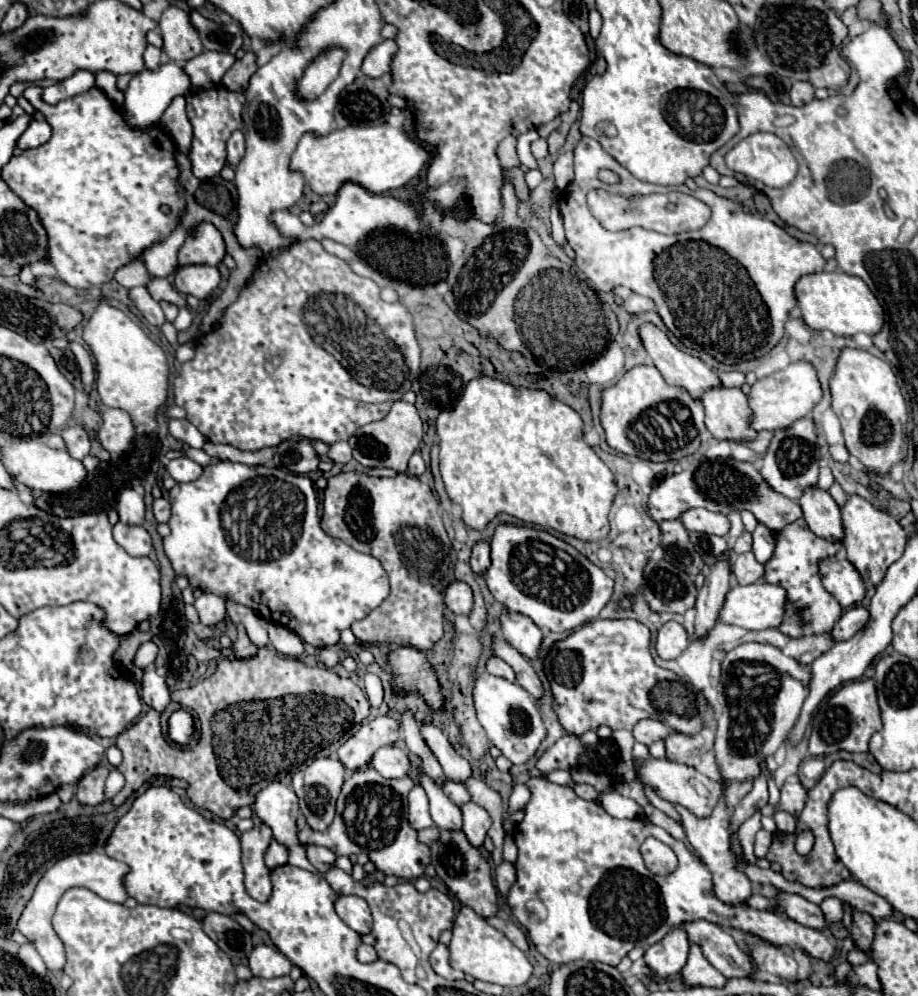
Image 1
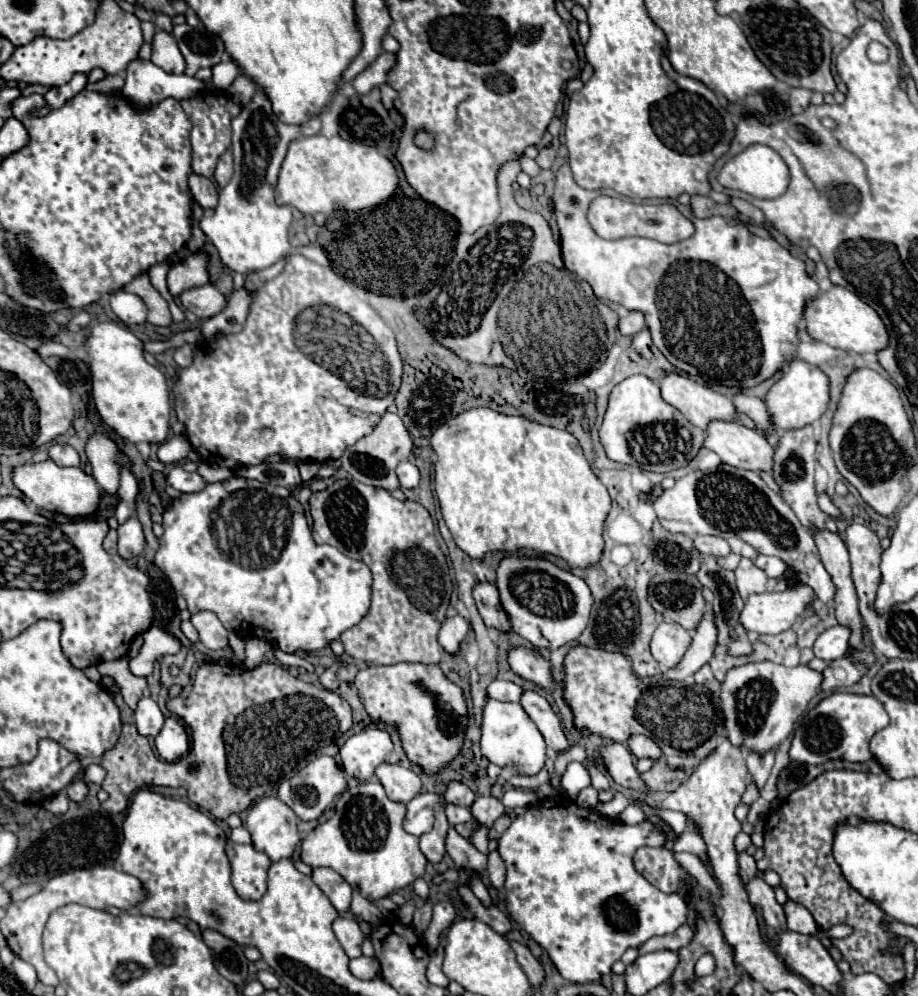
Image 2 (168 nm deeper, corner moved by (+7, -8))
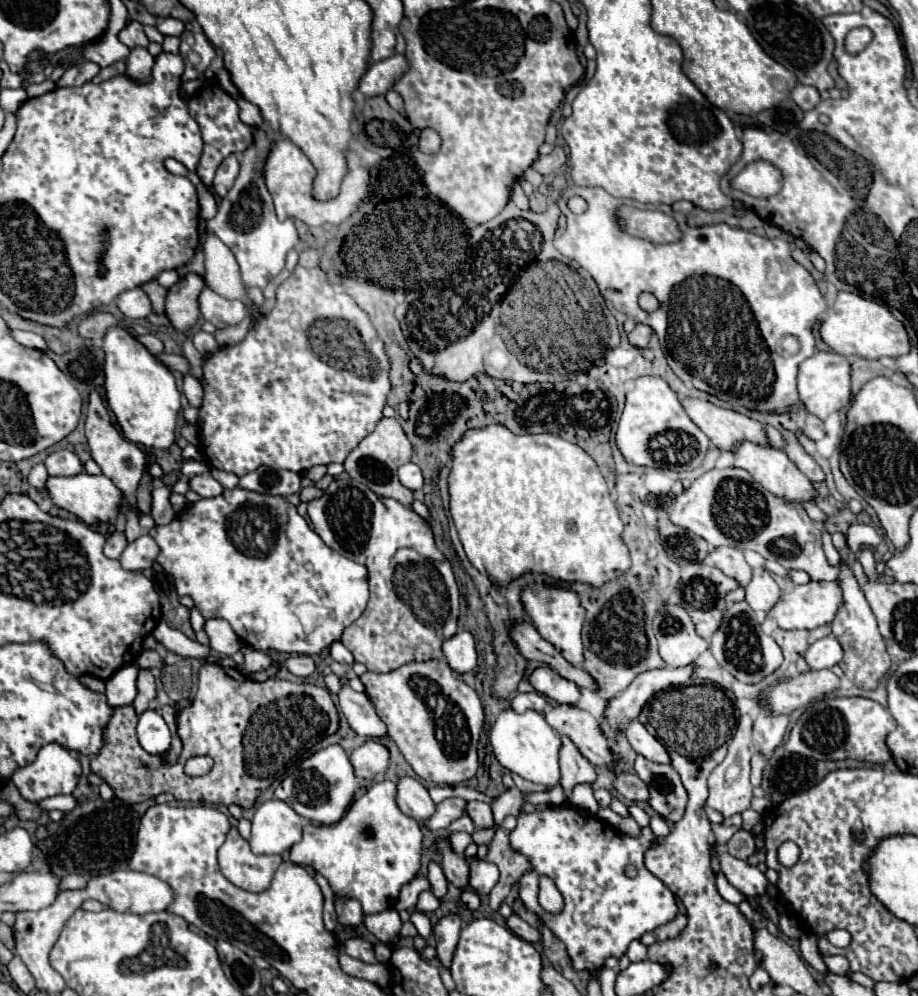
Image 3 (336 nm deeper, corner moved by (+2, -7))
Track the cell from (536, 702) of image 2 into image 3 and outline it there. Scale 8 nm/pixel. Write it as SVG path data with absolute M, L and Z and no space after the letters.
M566 735L560 737L562 747L560 747L560 771L562 771L562 787L564 791L572 791L576 783L592 783L596 779L594 765L566 739Z

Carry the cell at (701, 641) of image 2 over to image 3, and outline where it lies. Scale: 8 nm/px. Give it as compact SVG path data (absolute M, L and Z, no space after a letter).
M686 665L684 671L674 669L654 669L640 673L626 691L622 691L616 699L606 705L602 729L610 733L610 729L618 729L624 721L632 721L640 715L644 703L658 691L672 685L686 685L694 673L694 665Z

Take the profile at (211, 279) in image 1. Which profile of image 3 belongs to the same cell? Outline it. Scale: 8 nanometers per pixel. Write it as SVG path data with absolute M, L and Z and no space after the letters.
M204 287L198 297L200 313L206 321L210 321L216 327L236 325L246 317L246 307L242 301L230 301L214 293L210 287Z

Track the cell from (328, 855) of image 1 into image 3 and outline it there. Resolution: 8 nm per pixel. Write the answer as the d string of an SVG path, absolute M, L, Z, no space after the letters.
M334 895L334 905L336 905L336 913L338 913L338 921L344 927L356 927L362 923L364 911L362 905L356 899L348 899L342 895Z

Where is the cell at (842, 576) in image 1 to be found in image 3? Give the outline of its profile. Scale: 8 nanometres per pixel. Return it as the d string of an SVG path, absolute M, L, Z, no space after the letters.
M728 467L706 471L674 497L668 517L674 525L706 539L714 547L730 545L736 549L752 549L786 569L806 571L812 581L836 581L838 577L838 567L830 565L822 551L820 527L814 525L804 507L770 495L770 491L744 469Z

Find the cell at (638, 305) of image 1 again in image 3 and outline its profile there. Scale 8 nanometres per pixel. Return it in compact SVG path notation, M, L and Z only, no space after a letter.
M636 323L634 331L628 333L628 339L630 339L630 343L632 343L634 347L646 347L648 341L650 341L650 335L652 335L652 329L650 329L648 325Z

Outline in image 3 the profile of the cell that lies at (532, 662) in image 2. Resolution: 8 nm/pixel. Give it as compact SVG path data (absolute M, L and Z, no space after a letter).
M536 667L530 677L528 677L530 685L540 691L542 695L558 701L558 703L568 703L568 705L576 705L580 699L580 691L576 687L576 683L564 679L558 671L554 671L552 667Z

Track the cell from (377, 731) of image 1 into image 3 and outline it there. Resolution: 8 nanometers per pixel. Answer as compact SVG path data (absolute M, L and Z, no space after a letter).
M368 739L364 745L350 753L350 763L356 777L360 779L374 779L382 771L386 771L388 759L390 751L378 739Z

